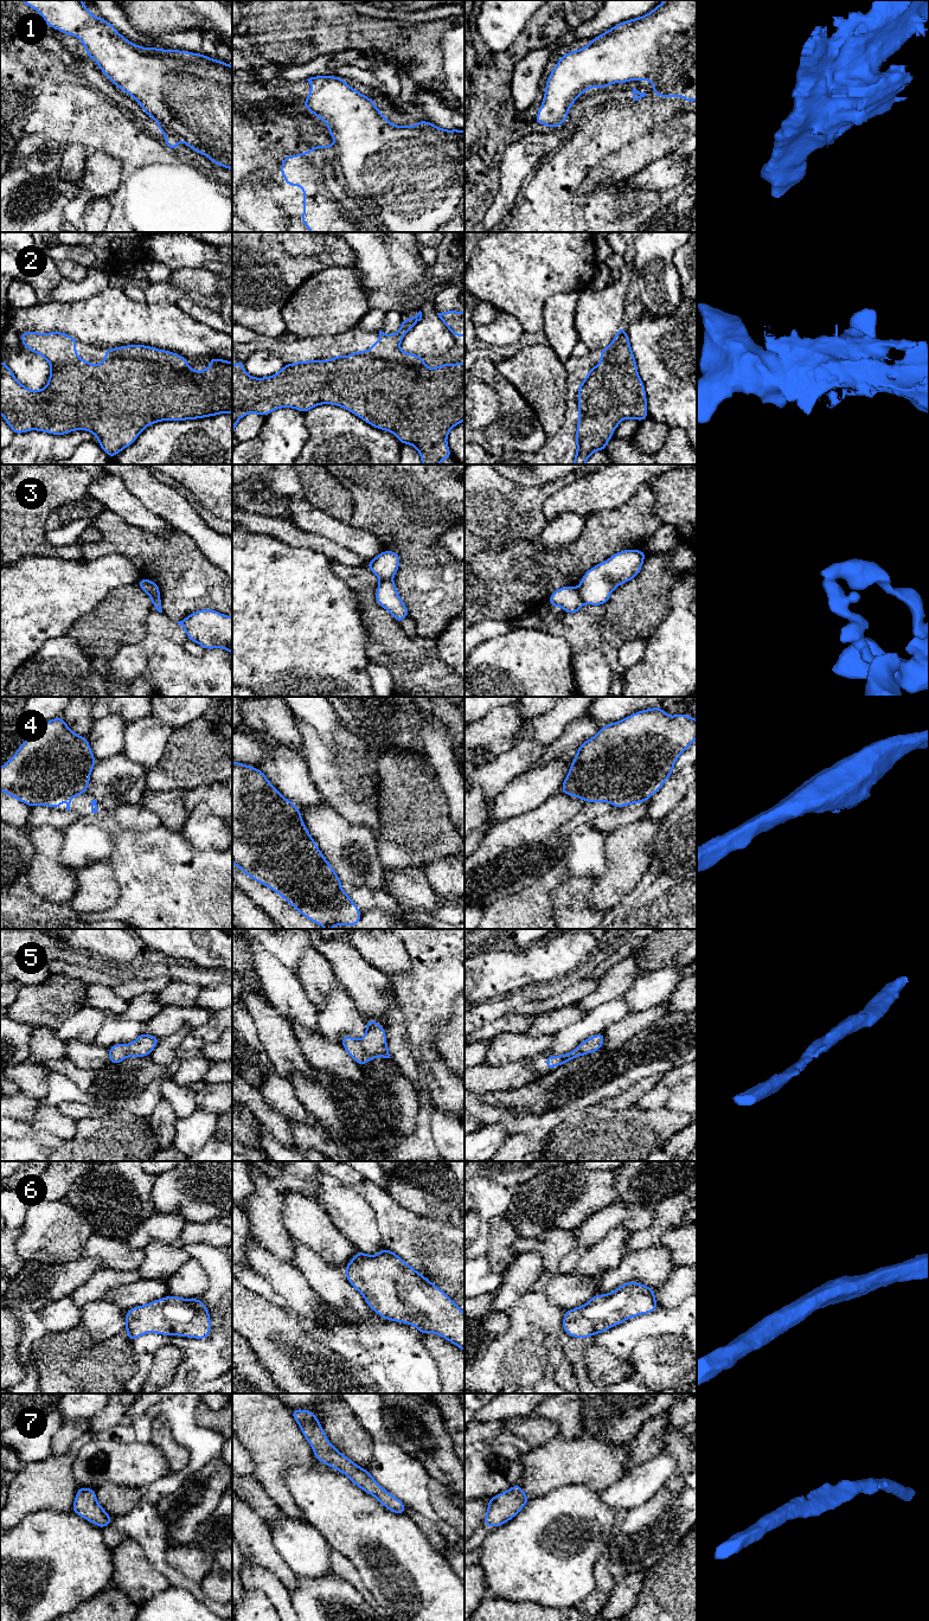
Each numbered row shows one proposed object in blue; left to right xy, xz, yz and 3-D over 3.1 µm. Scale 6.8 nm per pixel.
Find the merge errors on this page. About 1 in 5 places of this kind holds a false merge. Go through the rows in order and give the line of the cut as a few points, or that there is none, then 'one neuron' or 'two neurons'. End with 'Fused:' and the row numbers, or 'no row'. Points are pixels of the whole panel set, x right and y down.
1: no cut | one neuron
2: no cut | one neuron
3: yz (576, 588), (583, 602) | two neurons
4: no cut | one neuron
5: no cut | one neuron
6: no cut | one neuron
7: no cut | one neuron
Fused: 3

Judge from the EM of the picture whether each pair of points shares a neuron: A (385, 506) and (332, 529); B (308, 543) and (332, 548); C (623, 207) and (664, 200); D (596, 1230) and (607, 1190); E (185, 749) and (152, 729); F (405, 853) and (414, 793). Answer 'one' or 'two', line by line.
A: two
B: one
C: one
D: two
E: two
F: one

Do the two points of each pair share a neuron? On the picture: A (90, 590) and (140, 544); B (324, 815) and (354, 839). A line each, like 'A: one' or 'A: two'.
A: two
B: one

